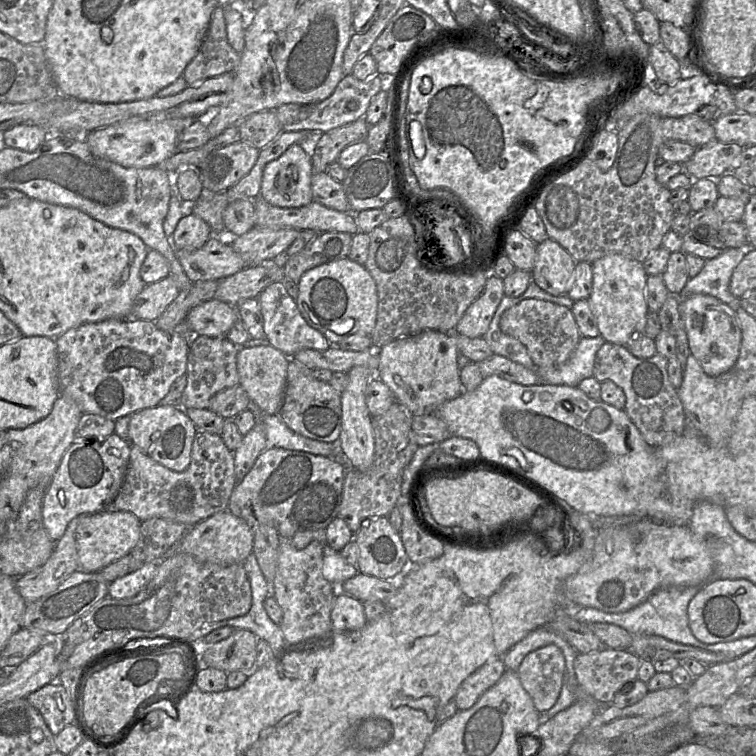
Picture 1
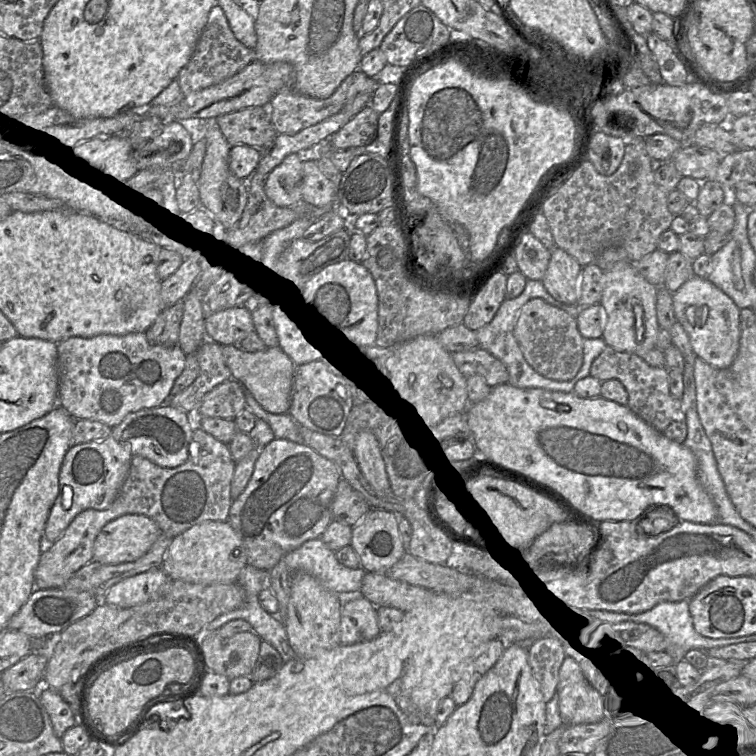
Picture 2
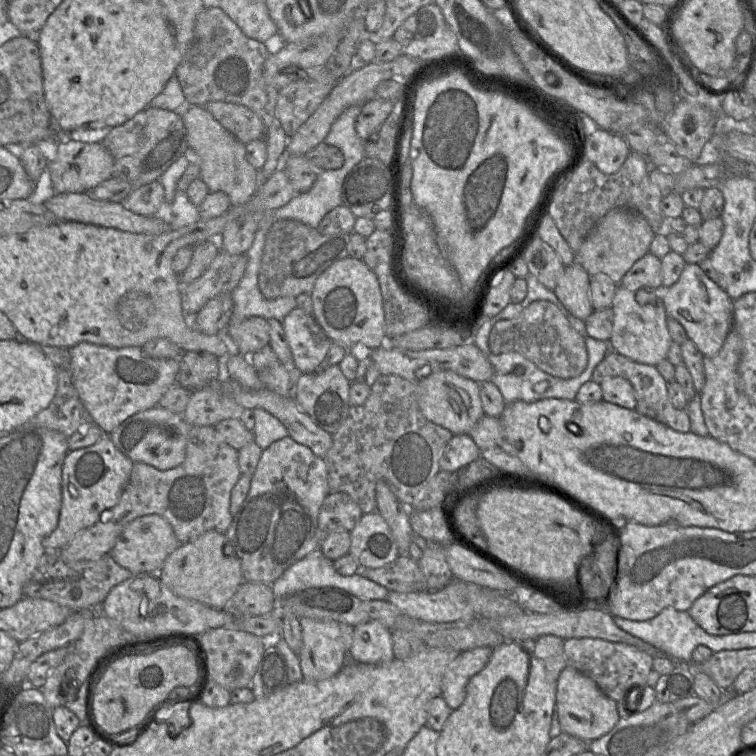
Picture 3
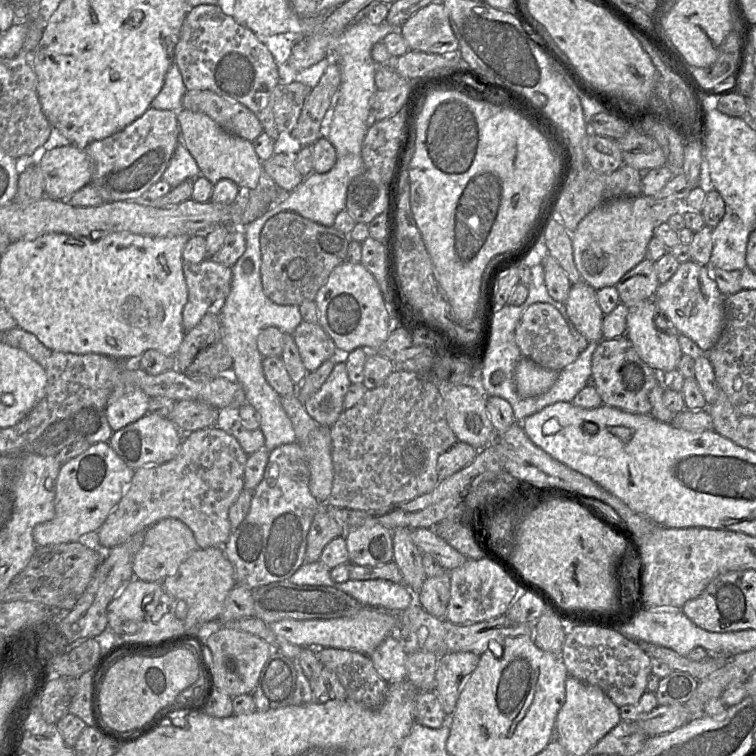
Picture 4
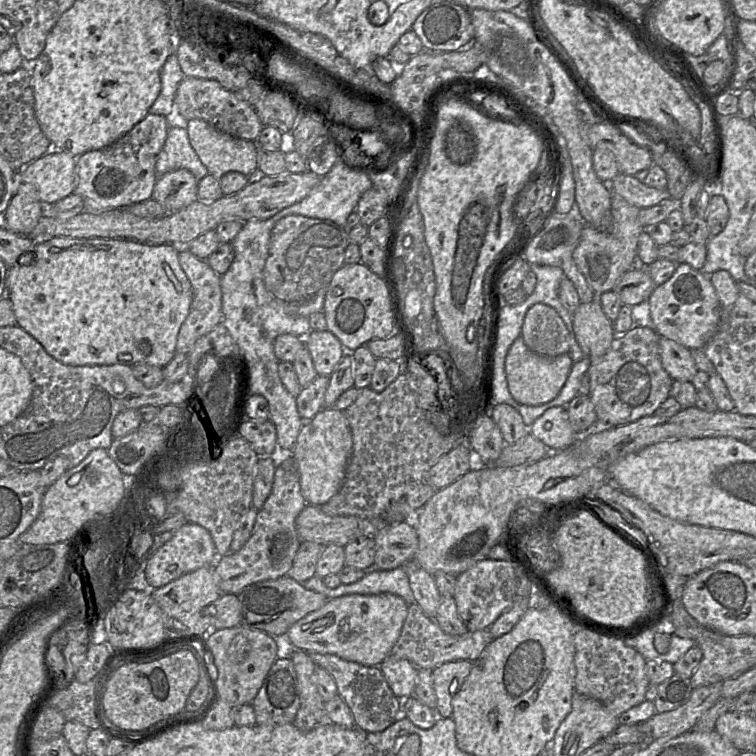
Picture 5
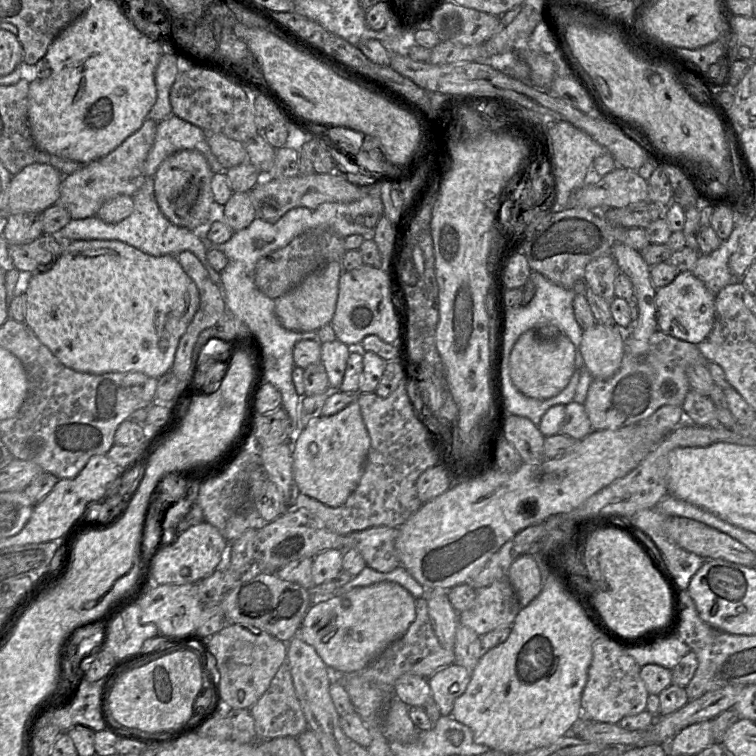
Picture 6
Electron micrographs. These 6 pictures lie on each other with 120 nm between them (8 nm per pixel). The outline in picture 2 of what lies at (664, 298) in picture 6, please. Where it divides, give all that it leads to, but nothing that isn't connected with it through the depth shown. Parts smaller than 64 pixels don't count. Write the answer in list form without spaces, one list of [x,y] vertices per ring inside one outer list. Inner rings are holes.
[[[696,275],[674,292],[672,299],[676,320],[686,331],[695,355],[714,368],[728,368],[739,349],[741,309],[717,286]]]

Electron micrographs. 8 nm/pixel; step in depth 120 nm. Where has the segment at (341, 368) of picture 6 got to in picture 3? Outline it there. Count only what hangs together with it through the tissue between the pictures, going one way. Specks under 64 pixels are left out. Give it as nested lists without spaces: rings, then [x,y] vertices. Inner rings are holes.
[[[299,307],[293,309],[282,320],[283,330],[293,355],[294,365],[298,373],[313,373],[326,357],[333,343],[313,315],[308,315]]]

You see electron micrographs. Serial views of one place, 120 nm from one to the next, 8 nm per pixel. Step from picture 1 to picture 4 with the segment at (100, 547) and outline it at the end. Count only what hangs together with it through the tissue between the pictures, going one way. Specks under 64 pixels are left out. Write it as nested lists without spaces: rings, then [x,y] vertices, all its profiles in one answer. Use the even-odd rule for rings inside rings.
[[[176,518],[162,519],[145,530],[143,545],[133,560],[134,577],[162,582],[167,576],[174,575],[180,564],[199,548],[192,530],[184,522]]]

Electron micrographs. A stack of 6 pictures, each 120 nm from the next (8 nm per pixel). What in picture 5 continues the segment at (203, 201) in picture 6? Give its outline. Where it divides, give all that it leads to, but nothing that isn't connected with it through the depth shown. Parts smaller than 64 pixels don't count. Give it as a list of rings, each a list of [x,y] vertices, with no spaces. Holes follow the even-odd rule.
[[[178,169],[159,177],[152,199],[164,205],[169,213],[179,211],[198,200],[198,180],[187,169]]]

